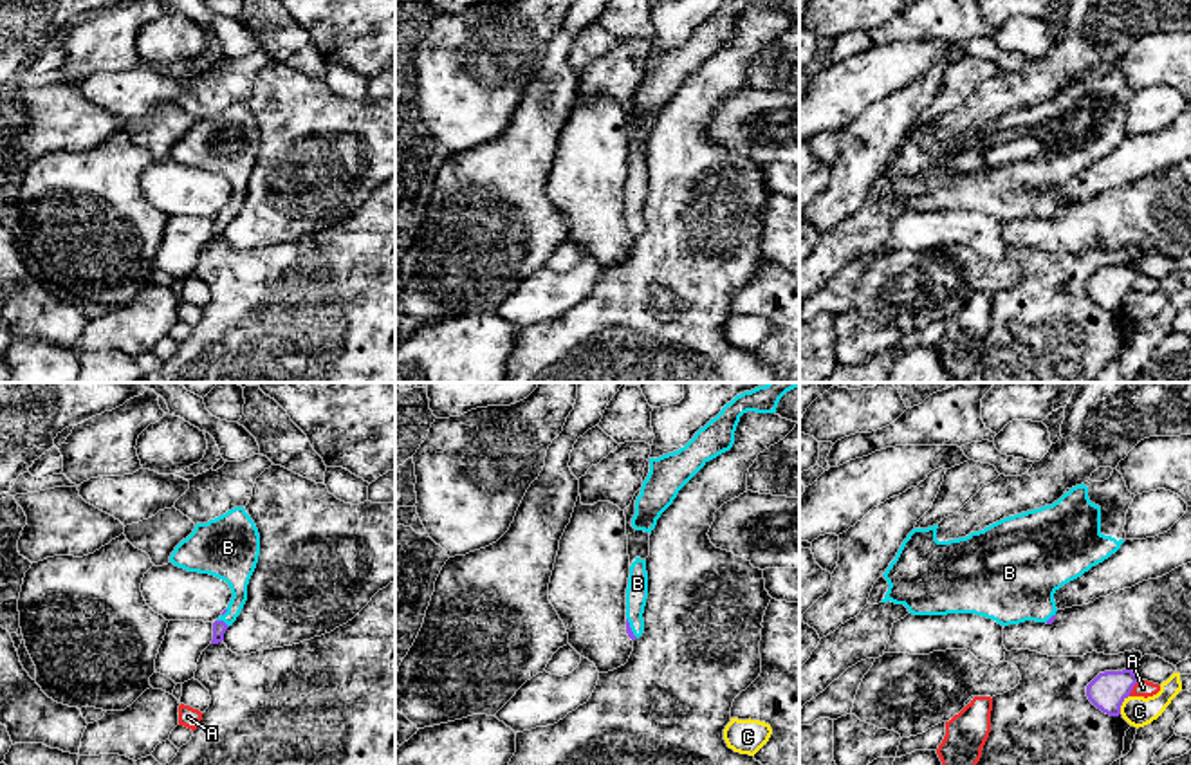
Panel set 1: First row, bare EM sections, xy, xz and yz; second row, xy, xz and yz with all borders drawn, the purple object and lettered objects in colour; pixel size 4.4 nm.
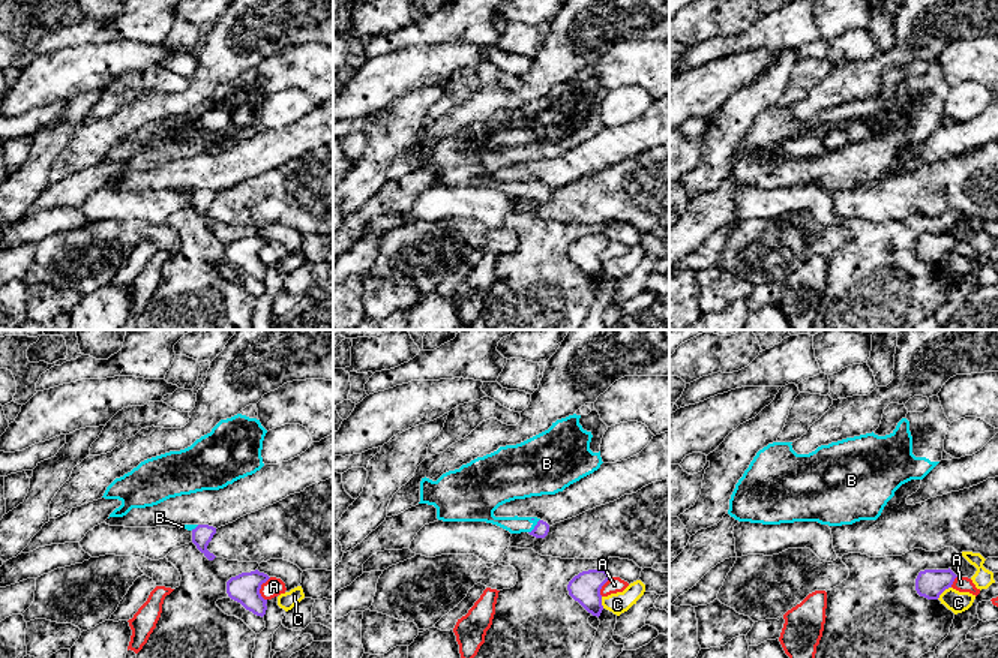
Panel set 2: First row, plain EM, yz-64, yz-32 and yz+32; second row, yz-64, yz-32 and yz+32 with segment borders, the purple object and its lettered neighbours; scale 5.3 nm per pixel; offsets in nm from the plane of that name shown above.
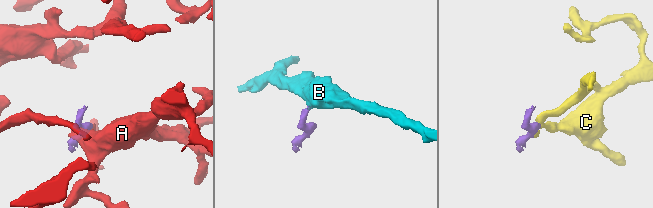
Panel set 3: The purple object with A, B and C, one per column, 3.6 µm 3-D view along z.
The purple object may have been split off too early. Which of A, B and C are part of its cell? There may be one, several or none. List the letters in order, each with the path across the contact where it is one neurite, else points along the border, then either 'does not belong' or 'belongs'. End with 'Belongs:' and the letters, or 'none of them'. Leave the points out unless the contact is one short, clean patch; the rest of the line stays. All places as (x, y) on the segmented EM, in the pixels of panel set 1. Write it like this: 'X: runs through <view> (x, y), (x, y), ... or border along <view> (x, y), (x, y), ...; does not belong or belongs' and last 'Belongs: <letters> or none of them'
A: border along yz (1139, 681), (1128, 695); does not belong
B: belongs
C: border along yz (1128, 695), (1119, 713); does not belong
Belongs: B

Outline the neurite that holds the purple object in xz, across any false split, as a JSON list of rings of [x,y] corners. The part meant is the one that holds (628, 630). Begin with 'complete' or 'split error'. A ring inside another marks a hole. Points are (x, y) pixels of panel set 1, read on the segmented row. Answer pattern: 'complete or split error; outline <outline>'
split error; outline [[[635,558],[630,567],[626,588],[626,633],[632,641],[639,639],[644,631],[644,606],[648,599],[648,572],[646,561]]]

